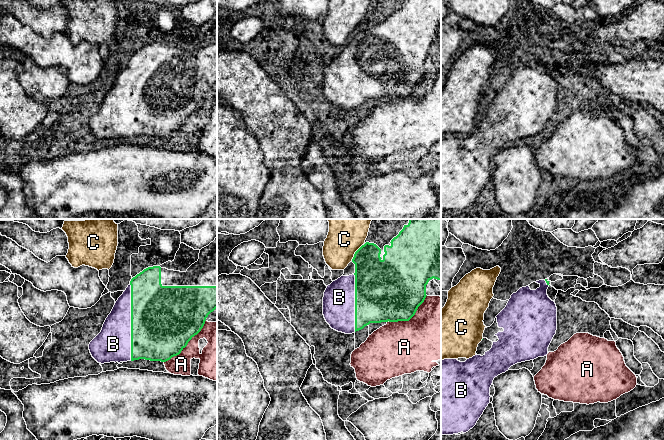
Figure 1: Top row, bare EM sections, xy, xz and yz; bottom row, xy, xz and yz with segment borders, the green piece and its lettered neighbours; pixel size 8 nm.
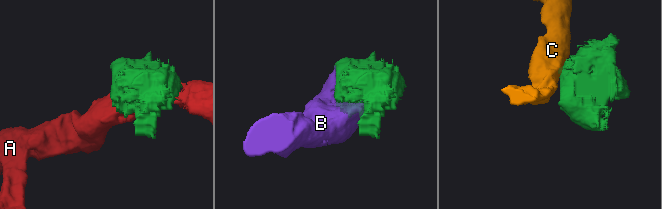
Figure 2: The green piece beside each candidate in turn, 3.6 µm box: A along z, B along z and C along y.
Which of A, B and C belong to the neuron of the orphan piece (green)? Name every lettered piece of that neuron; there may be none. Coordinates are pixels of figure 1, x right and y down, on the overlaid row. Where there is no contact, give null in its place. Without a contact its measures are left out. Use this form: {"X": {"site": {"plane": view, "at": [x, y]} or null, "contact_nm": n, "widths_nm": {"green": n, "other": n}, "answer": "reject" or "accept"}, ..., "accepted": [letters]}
{"A": {"site": {"plane": "xy", "at": [187, 343]}, "contact_nm": 480, "widths_nm": {"green": 500, "other": 220}, "answer": "reject"}, "B": {"site": {"plane": "xy", "at": [131, 322]}, "contact_nm": 600, "widths_nm": {"green": 500, "other": 280}, "answer": "accept"}, "C": {"site": {"plane": "xz", "at": [355, 252]}, "contact_nm": 160, "widths_nm": {"green": 300, "other": 340}, "answer": "reject"}, "accepted": ["B"]}

